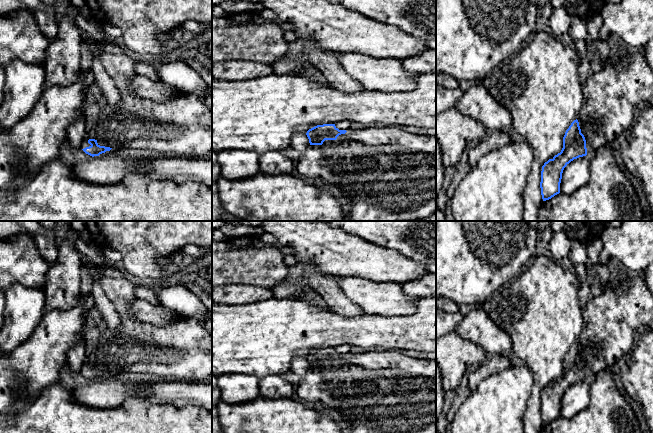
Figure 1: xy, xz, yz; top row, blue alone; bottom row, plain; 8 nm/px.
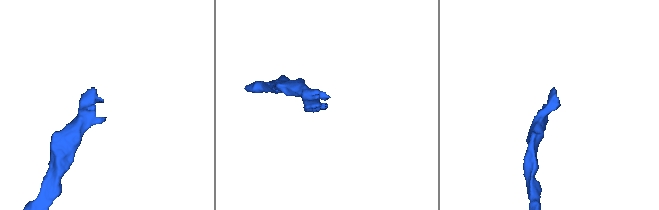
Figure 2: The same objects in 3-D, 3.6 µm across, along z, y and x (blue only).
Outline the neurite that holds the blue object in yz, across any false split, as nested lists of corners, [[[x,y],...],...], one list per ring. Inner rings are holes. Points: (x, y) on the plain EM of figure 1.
[[[630,274],[627,279],[611,282],[603,292],[596,292],[582,311],[584,327],[576,344],[566,354],[560,377],[542,390],[541,419],[543,425],[560,417],[564,392],[574,383],[591,382],[601,372],[612,366],[631,351],[639,333],[649,329],[653,321],[653,295],[647,287],[644,275]]]

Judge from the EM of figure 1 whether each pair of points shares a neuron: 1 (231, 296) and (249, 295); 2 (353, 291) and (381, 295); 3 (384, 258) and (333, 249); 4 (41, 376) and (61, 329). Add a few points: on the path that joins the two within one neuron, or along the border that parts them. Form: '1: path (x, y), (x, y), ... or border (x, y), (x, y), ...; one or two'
1: path (235, 295), (245, 295); one
2: path (360, 291), (374, 295); one
3: path (371, 258), (346, 255); one
4: path (41, 364), (41, 357), (51, 341); one

